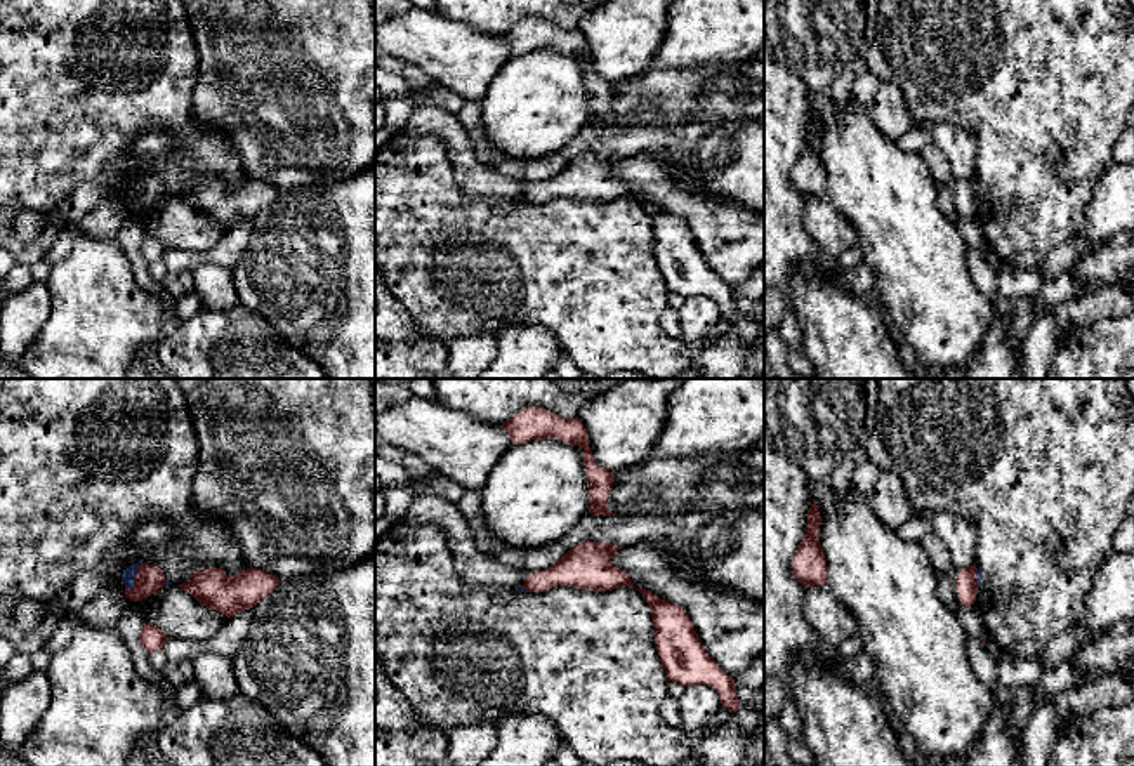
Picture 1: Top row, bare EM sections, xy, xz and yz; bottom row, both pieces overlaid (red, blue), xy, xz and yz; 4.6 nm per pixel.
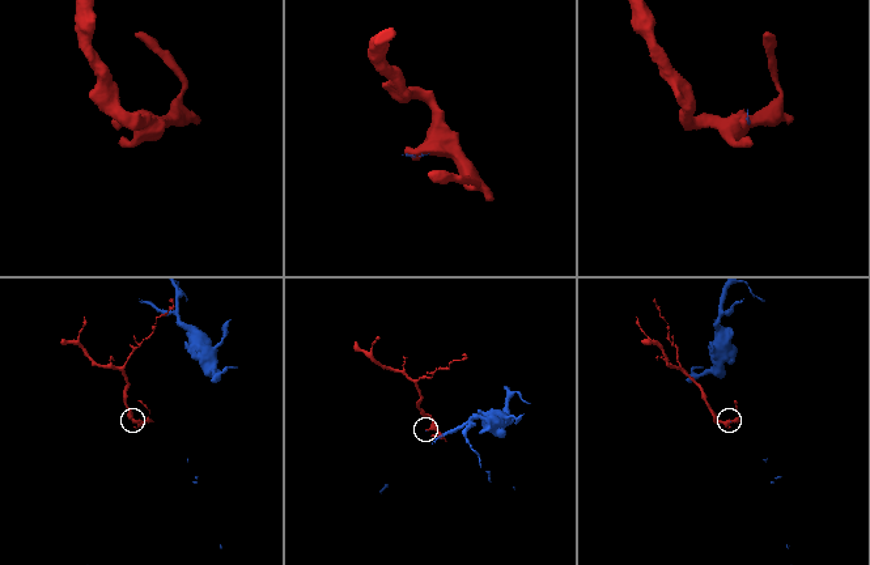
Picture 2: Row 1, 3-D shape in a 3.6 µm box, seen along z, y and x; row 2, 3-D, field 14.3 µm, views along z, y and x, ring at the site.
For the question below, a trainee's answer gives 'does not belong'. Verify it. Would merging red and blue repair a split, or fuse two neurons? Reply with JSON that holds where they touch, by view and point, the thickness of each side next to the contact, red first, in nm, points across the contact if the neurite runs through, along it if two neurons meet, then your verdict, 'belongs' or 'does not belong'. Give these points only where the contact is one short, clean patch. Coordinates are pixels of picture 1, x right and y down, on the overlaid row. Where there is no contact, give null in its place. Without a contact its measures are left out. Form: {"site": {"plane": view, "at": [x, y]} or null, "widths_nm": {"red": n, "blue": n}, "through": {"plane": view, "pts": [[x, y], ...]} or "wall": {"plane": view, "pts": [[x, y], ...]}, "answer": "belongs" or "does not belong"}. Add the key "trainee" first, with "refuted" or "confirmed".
{"trainee": "confirmed", "site": {"plane": "xy", "at": [136, 577]}, "widths_nm": {"red": 120, "blue": 60}, "wall": {"plane": "xy", "pts": [[141, 561], [134, 584], [125, 587]]}, "answer": "does not belong"}

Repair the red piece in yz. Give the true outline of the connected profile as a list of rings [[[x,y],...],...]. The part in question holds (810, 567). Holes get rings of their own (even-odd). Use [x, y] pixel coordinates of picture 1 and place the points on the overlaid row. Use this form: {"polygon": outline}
{"polygon": [[[811,504],[809,512],[808,512],[806,535],[792,559],[794,577],[804,587],[827,584],[828,568],[827,568],[825,552],[818,540],[820,525],[821,525],[821,518],[818,514],[818,505]]]}

